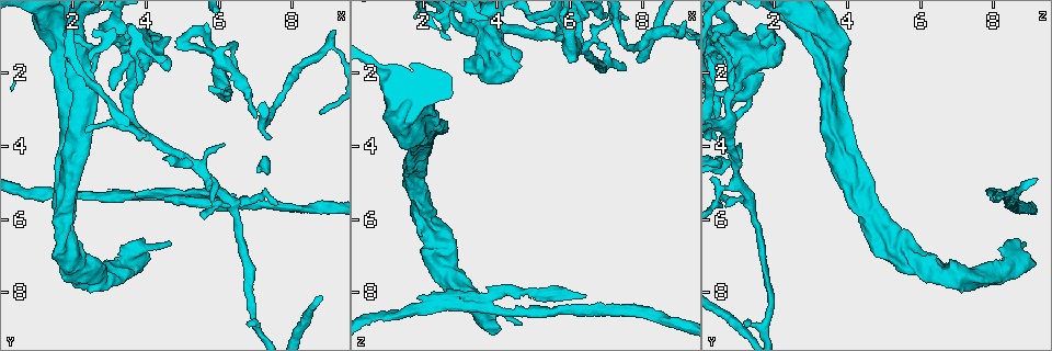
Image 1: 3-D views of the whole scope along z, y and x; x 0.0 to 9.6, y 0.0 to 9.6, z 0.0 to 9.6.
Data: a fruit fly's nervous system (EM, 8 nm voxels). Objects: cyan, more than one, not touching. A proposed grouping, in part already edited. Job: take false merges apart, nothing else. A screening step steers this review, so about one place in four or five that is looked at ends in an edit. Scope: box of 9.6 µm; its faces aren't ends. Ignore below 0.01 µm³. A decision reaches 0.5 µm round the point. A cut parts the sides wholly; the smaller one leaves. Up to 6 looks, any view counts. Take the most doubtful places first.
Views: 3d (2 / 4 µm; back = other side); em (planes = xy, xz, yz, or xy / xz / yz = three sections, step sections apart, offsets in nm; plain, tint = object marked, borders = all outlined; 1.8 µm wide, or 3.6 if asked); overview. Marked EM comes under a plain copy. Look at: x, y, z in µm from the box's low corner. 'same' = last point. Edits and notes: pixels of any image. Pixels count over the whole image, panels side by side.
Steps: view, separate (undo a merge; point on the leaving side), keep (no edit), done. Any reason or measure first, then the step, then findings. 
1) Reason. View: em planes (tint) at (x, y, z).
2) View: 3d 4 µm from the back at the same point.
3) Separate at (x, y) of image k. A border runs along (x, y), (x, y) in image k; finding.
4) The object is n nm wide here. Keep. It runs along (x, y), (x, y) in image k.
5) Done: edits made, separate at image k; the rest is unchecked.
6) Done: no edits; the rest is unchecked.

Abrupt turn. View: em planes (tint) at (5.80, 1.35, 0.55).

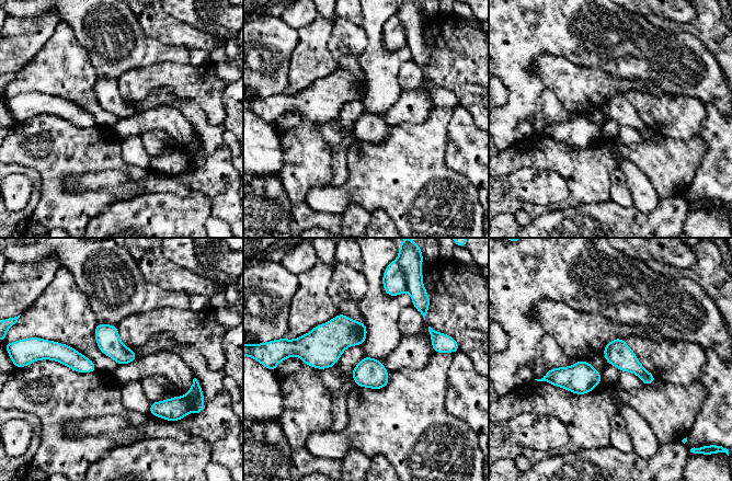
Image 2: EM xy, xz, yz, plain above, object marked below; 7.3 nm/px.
Keep. Continuous, no second neuron.

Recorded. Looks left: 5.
Four-way junction. View: em planes (tint) at (3.15, 5.40, 8.20).

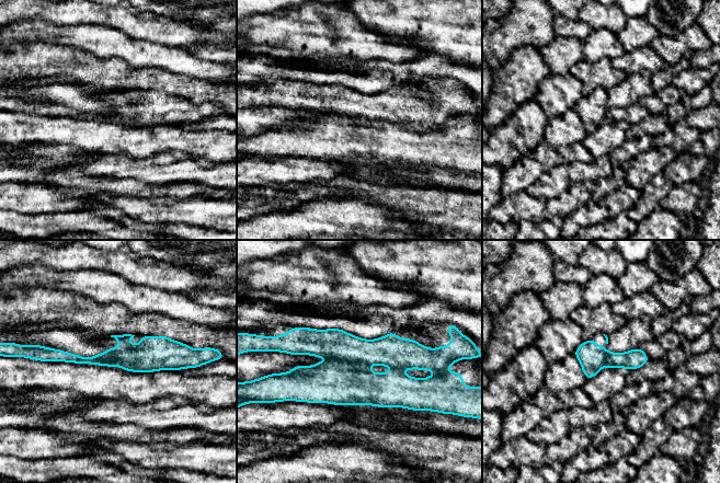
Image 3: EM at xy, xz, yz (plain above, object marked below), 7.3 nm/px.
Separate at (143, 357) of image 3. The part that leaves runs along (295, 351), (395, 352), (425, 367) in image 3; a second neuron is stuck on.

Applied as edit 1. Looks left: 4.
A fork. View: 3d 4 µm from the back at (1.95, 6.85, 5.45).

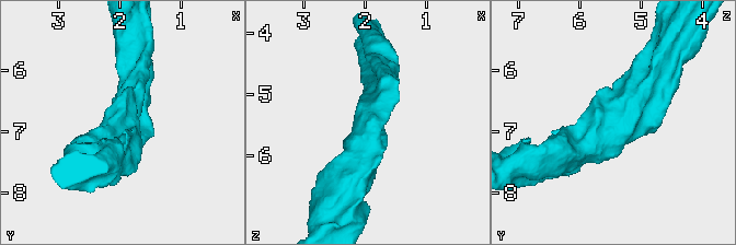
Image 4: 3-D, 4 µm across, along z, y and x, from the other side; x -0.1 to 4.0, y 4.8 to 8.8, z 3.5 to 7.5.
View: em 3.6 µm xz step 4 (tint) at (1.95, 6.85, 5.40).

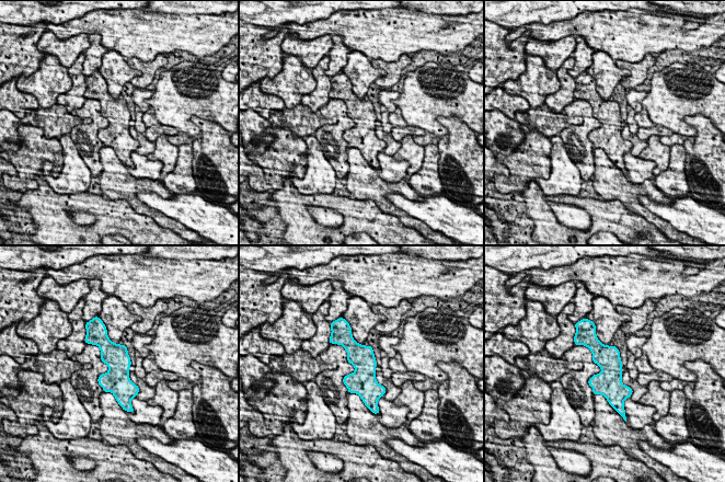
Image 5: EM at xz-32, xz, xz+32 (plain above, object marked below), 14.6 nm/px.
Cut it another way. View: em 3.6 µm planes (tint) at the same point.

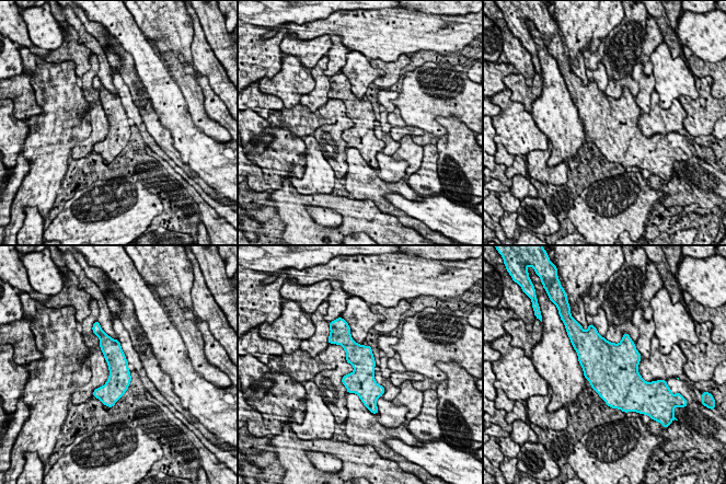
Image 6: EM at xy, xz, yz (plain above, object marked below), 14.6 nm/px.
The object is 340 nm wide here. Keep. One neuron here.

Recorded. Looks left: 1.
Done: edits made, separate at image 3; the rest is unchecked.

